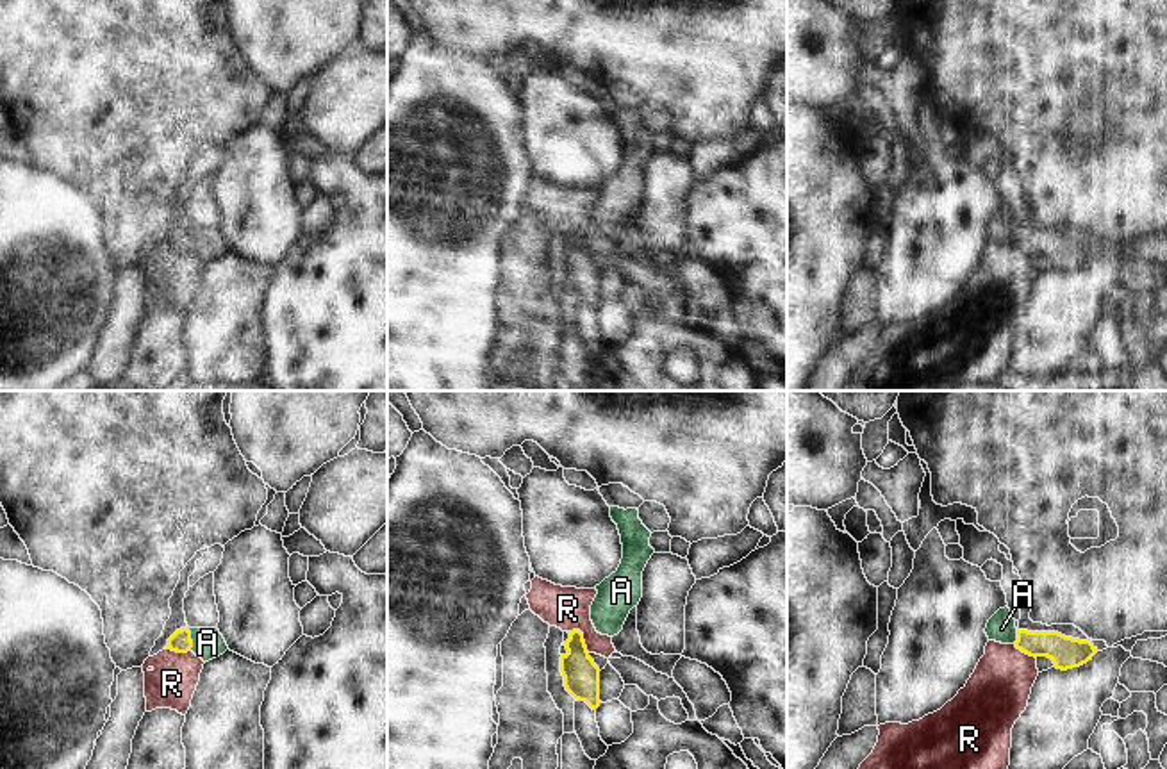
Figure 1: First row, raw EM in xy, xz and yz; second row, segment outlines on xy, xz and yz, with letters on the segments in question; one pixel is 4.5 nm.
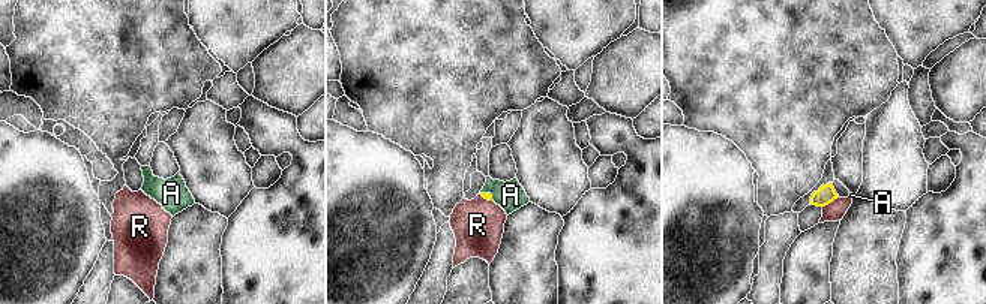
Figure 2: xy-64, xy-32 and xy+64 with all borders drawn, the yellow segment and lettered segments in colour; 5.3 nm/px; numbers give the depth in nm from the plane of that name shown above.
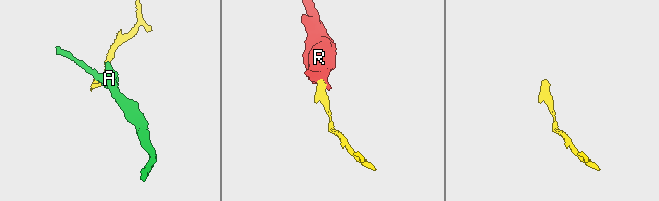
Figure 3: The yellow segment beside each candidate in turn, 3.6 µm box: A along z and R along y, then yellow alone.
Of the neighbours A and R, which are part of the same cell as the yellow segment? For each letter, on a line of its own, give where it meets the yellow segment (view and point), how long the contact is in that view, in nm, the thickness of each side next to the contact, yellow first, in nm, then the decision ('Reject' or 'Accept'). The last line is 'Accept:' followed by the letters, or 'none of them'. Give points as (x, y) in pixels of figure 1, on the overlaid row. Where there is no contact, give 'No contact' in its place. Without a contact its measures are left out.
A: Touches yellow at xy (190, 639). Shared border 110 nm. Thickness 100 nm (yellow) against 140 nm. Accept
R: Touches yellow at xz (582, 636). Shared border 140 nm. Thickness 160 nm (yellow) against 190 nm. Reject
Accept: A.

